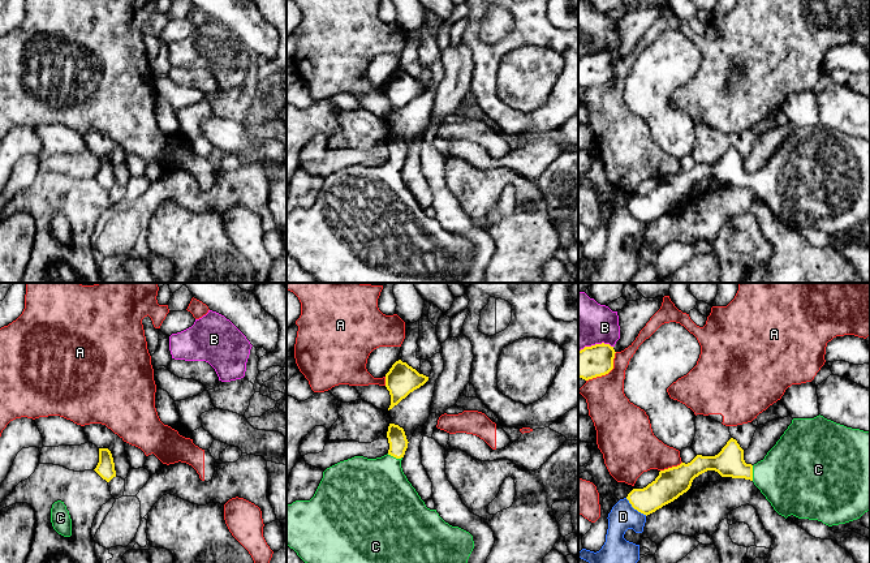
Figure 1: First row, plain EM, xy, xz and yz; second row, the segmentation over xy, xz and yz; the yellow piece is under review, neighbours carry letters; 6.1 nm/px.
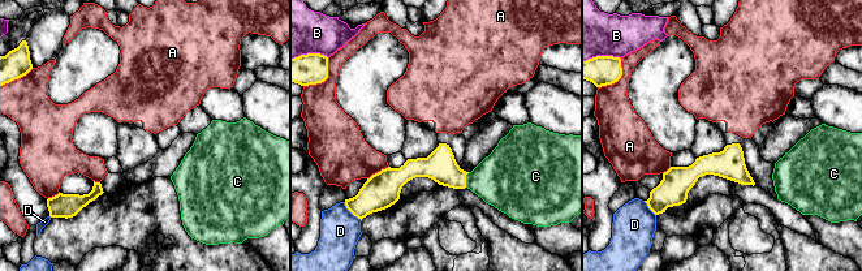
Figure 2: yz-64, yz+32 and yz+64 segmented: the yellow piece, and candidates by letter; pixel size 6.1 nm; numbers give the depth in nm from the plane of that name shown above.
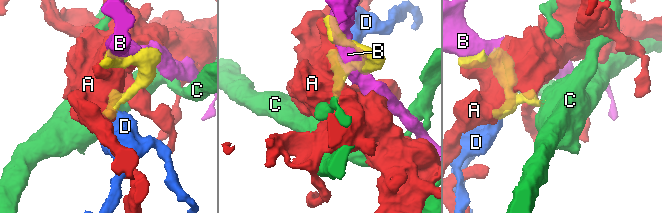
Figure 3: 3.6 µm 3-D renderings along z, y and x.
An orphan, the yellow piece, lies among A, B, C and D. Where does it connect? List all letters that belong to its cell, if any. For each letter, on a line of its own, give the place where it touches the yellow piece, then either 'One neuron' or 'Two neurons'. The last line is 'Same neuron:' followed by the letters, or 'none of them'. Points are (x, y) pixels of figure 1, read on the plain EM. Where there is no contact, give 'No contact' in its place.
A: Touches yellow at yz (607, 81). Two neurons
B: Touches yellow at yz (595, 52). Two neurons
C: Touches yellow at yz (752, 181). One neuron
D: Touches yellow at yz (636, 216). Two neurons
Same neuron: C

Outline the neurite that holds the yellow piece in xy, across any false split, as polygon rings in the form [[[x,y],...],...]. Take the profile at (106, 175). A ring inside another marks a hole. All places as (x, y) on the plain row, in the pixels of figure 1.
[[[99,156],[99,171],[94,179],[107,190],[116,185],[113,166],[108,156]]]

